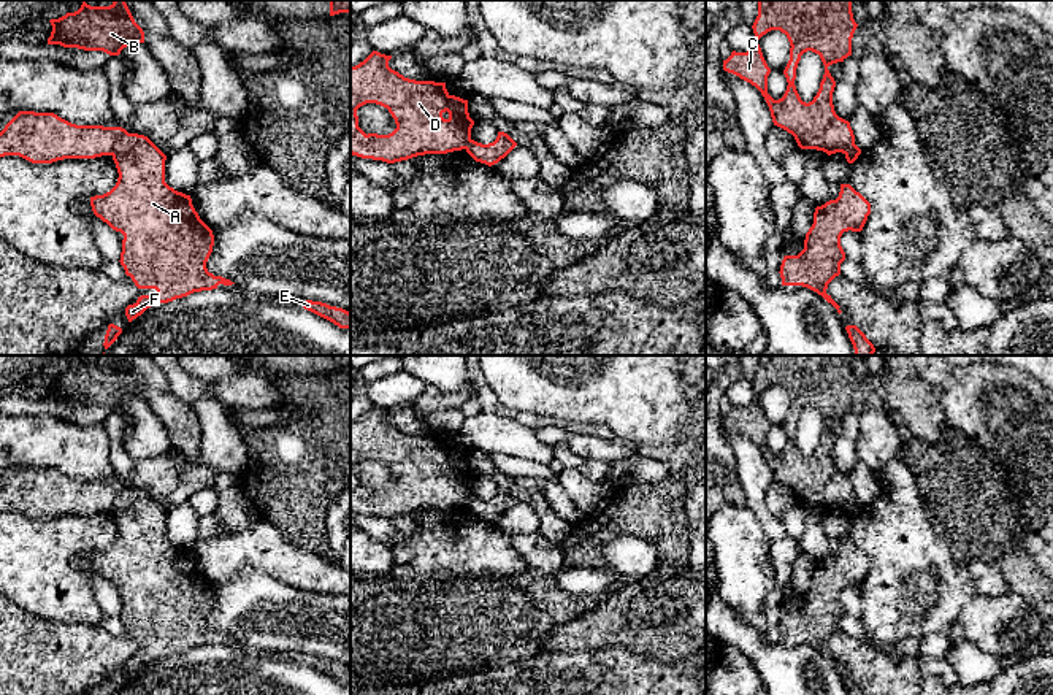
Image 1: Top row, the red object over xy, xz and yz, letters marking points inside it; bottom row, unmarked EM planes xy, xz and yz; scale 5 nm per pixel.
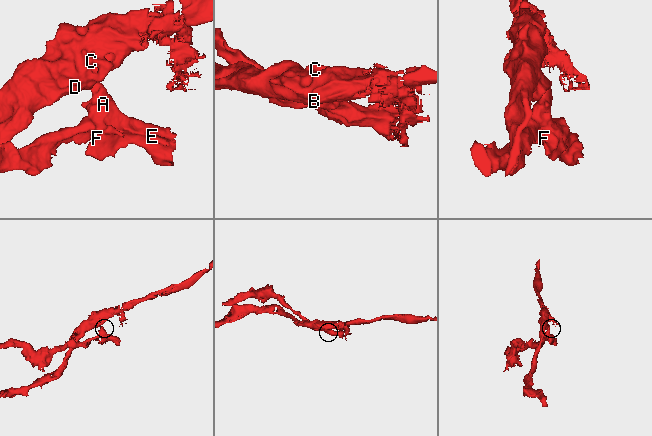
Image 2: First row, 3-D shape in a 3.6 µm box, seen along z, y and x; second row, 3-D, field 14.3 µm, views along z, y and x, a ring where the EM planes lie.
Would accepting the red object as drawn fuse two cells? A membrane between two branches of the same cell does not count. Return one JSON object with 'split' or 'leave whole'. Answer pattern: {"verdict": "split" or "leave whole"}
{"verdict": "split"}

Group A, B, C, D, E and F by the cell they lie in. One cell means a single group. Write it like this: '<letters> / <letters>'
A E F / B C D

